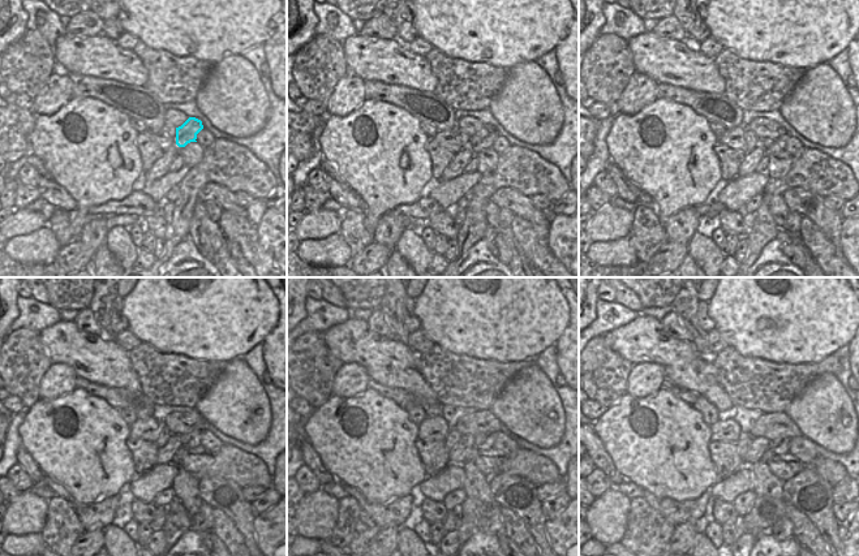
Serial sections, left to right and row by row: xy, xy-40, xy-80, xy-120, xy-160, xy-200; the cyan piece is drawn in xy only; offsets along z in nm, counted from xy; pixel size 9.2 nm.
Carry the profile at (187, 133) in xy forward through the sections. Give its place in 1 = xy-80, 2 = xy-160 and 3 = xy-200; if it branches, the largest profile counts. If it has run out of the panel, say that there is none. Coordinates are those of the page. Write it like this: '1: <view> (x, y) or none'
1: xy-80 (771, 146)
2: xy-160 (482, 442)
3: xy-200 (781, 445)

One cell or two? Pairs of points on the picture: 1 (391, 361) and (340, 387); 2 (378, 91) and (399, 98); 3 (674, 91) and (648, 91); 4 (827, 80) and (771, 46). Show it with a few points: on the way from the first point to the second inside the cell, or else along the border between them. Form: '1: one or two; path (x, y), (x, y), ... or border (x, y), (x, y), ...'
1: two; border (343, 362), (360, 363), (372, 379)
2: one; path (383, 93), (394, 94)
3: two; border (660, 83), (657, 97)
4: two; border (825, 63), (819, 63), (806, 69)

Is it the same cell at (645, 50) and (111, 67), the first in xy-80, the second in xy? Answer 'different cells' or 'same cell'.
same cell

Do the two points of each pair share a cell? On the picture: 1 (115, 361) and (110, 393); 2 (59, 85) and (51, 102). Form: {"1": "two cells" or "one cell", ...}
{"1": "two cells", "2": "one cell"}

